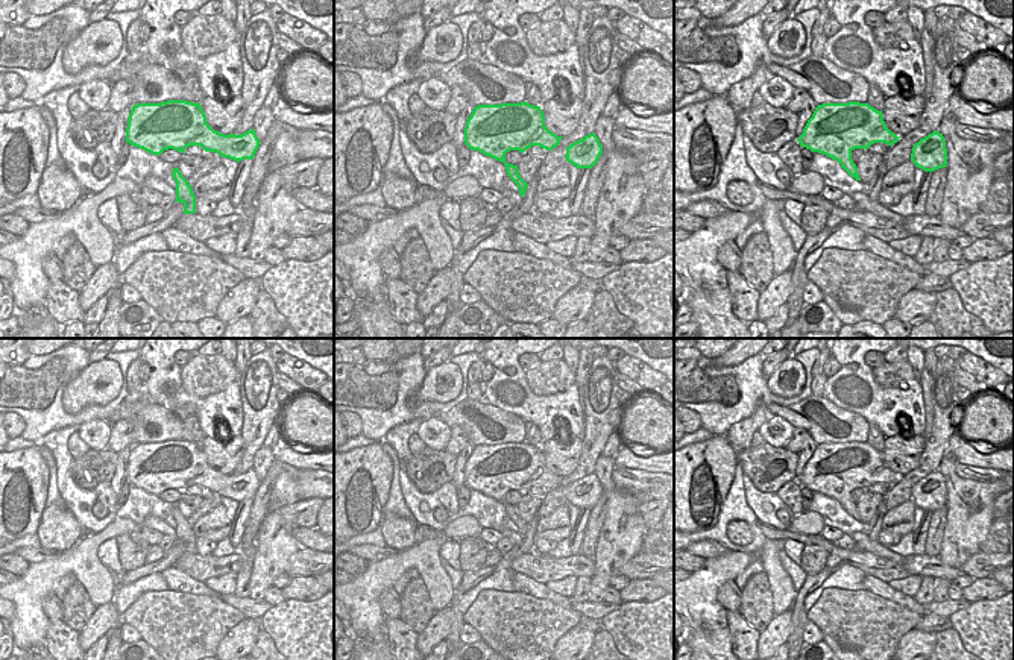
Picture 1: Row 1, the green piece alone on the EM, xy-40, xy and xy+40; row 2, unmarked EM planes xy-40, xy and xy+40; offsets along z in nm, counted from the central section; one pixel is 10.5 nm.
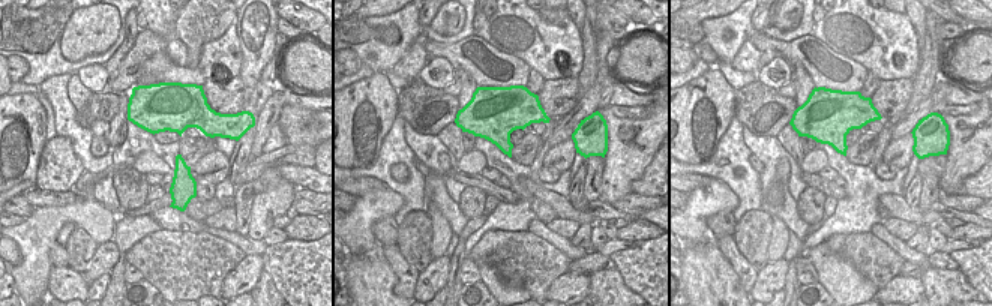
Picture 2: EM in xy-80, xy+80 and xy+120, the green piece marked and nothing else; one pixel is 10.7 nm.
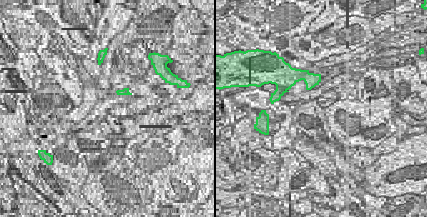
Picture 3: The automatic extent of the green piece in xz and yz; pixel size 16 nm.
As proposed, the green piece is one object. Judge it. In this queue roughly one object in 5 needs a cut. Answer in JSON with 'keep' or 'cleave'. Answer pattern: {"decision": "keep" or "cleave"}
{"decision": "keep"}

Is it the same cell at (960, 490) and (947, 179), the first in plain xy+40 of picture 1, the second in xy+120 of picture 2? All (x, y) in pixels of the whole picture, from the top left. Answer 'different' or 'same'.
same

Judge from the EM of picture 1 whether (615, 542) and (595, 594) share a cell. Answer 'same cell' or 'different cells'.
same cell

